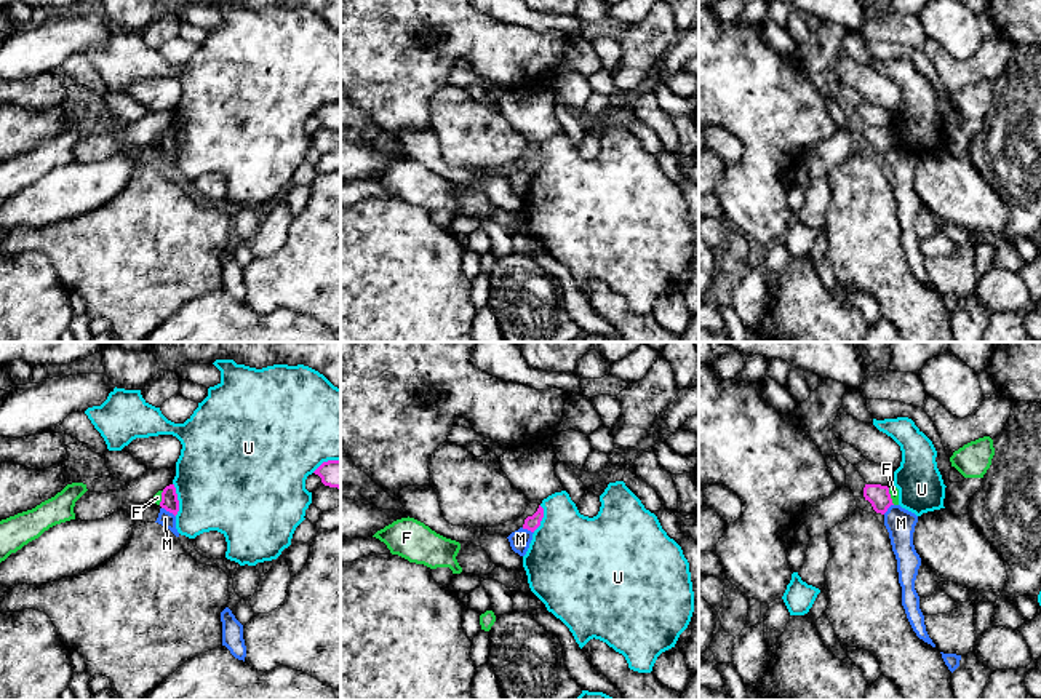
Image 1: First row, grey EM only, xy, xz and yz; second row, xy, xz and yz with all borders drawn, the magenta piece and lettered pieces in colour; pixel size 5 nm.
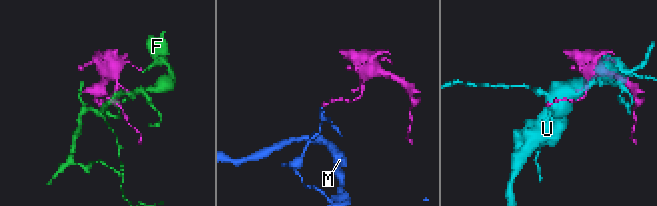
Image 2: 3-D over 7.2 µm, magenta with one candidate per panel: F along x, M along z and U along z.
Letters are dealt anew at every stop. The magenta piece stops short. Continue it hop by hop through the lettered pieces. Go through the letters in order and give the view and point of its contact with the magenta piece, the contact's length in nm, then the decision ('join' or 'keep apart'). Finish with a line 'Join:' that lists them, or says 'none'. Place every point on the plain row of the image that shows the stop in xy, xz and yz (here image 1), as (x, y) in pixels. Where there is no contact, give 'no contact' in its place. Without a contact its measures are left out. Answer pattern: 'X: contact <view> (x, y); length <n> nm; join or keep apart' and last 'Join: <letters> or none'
F: contact yz (889, 138); length 90 nm; keep apart
M: contact xy (168, 152); length 90 nm; keep apart
U: contact xy (176, 141); length 170 nm; keep apart
Join: none

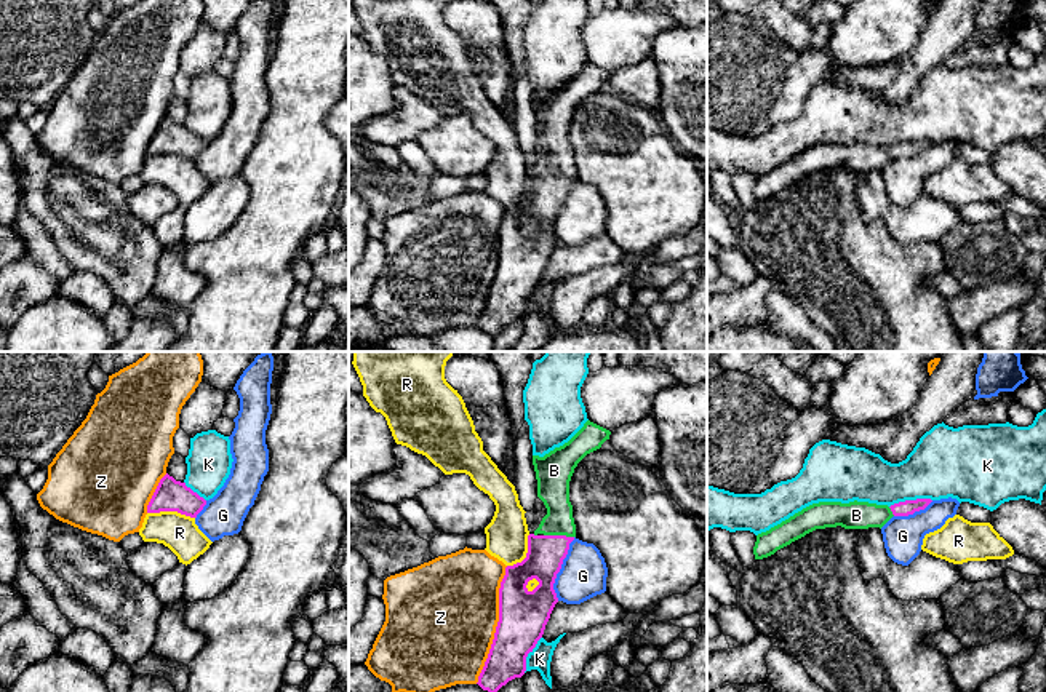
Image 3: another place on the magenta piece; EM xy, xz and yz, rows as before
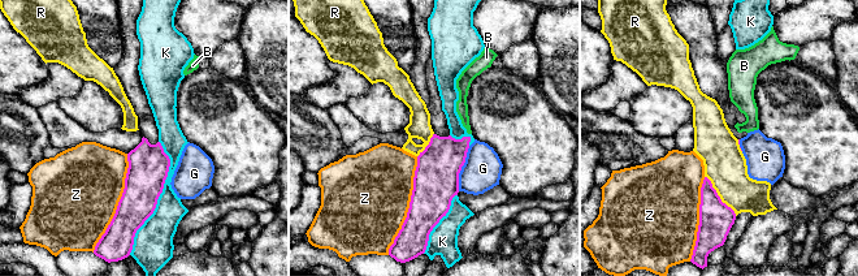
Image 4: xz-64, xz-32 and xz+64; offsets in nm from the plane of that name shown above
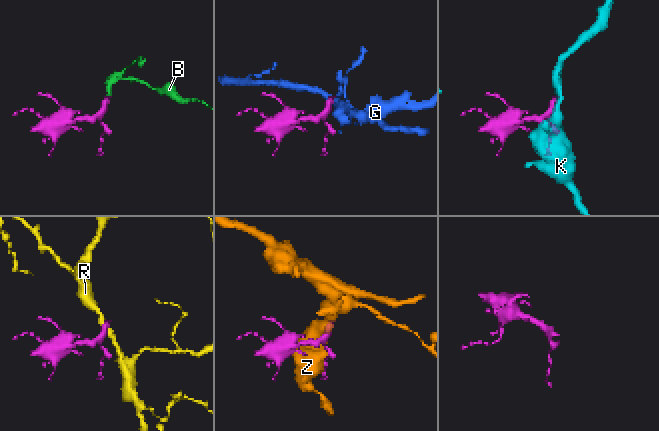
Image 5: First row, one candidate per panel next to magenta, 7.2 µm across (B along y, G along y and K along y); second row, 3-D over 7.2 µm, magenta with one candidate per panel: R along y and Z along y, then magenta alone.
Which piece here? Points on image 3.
B: contact xz (558, 178); length 150 nm; join
G: contact xz (560, 210); length 340 nm; keep apart
K: contact yz (910, 143); length 220 nm; keep apart
R: contact xy (171, 152); length 240 nm; keep apart
Z: contact xz (498, 267); length 600 nm; keep apart
Join: B

